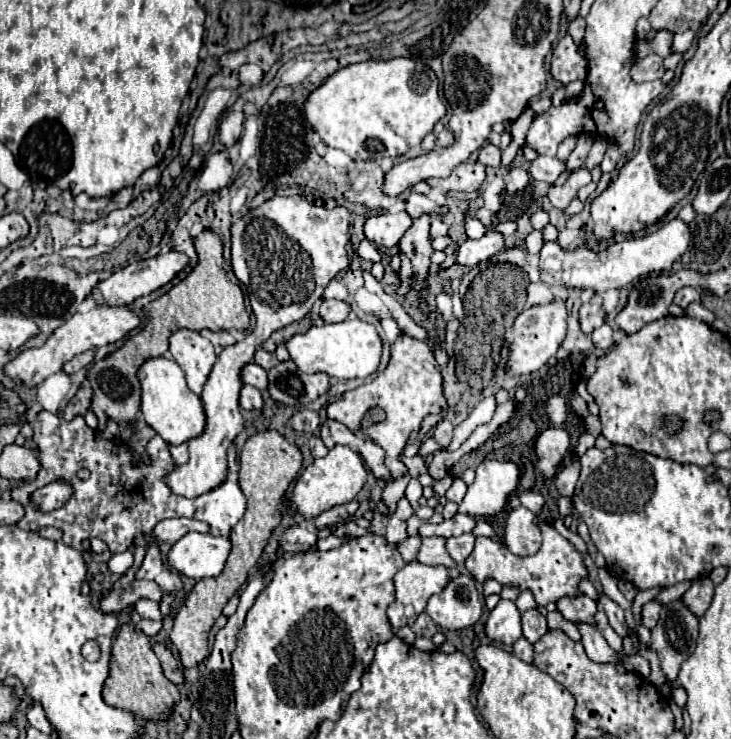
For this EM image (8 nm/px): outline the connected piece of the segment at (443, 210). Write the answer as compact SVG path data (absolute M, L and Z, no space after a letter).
M415 192L409 194L409 198L407 198L407 202L405 202L405 210L407 210L407 214L409 214L413 220L419 218L419 214L431 214L431 216L443 218L443 216L449 212L447 206L437 204L437 202L433 202L433 200L429 200L427 196L421 196L421 194L415 194Z

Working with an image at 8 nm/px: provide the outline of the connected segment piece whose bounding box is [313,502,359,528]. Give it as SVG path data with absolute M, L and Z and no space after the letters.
M347 502L347 504L335 506L335 508L319 514L319 516L313 520L313 524L315 524L317 528L325 528L325 526L333 526L333 524L343 524L345 520L349 520L349 518L355 516L357 508L359 508L357 502Z

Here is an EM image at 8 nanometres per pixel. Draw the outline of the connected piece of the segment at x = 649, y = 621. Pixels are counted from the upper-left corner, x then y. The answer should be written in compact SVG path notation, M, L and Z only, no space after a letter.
M649 602L649 604L645 604L643 606L643 626L647 626L647 628L653 628L655 624L657 624L657 620L659 620L659 610L661 610L661 606L659 606L659 602Z

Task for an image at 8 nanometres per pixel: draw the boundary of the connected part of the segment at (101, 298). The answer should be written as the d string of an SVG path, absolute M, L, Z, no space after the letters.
M169 250L165 254L159 254L155 258L149 258L149 260L139 260L139 262L133 262L121 270L117 270L111 278L107 278L105 282L101 282L95 290L93 290L93 298L101 304L133 304L137 298L141 296L147 296L151 294L153 290L165 286L167 282L171 282L175 276L179 276L185 266L189 264L189 256L183 254L183 252L177 252L177 250Z

